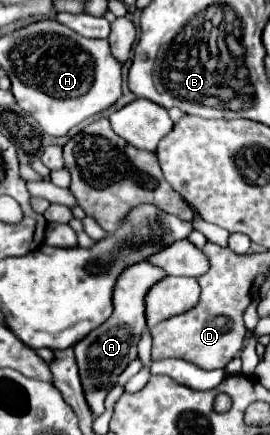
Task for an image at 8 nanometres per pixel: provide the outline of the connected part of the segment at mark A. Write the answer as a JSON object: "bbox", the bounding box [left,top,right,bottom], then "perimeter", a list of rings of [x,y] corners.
{"bbox":[75,262,165,416],"perimeter":[[[137,262],[137,264],[131,264],[131,268],[127,266],[119,274],[113,286],[113,314],[109,316],[109,320],[105,320],[105,324],[101,324],[93,332],[89,332],[89,336],[81,338],[75,344],[79,378],[83,384],[85,400],[93,416],[103,414],[105,410],[103,402],[105,402],[107,392],[117,384],[117,376],[127,368],[129,360],[137,356],[137,342],[139,342],[141,332],[145,330],[143,296],[149,290],[149,284],[155,284],[155,280],[161,280],[161,276],[165,276],[165,272],[161,272],[161,268],[153,268],[153,264]]]}

